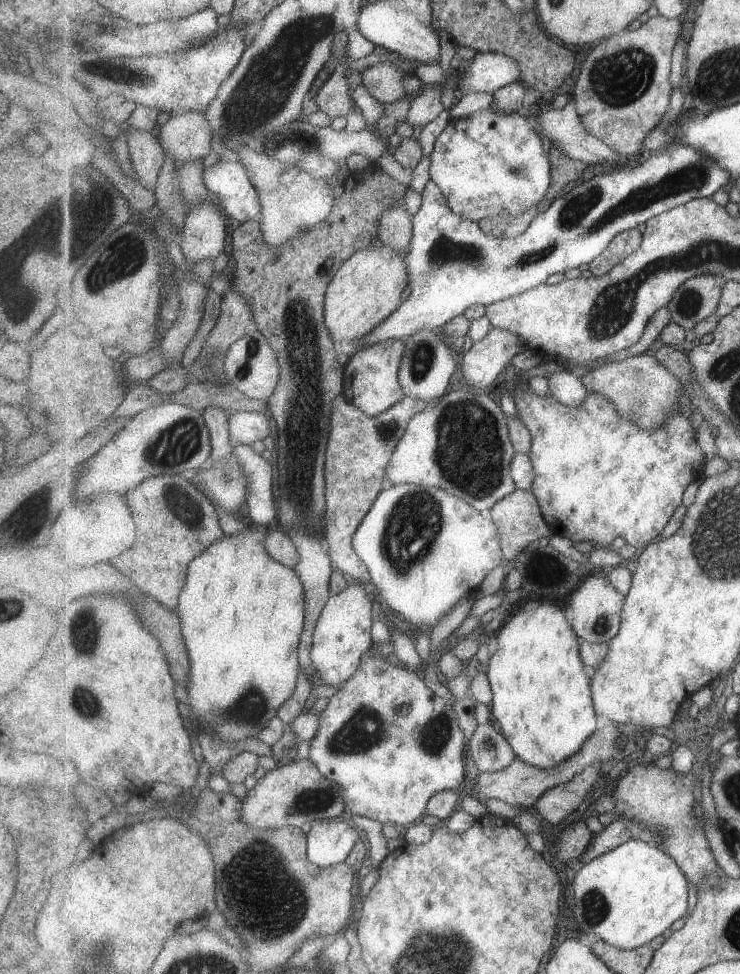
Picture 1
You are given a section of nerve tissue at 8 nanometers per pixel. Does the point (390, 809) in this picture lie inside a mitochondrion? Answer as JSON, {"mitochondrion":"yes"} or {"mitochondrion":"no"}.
{"mitochondrion":"no"}

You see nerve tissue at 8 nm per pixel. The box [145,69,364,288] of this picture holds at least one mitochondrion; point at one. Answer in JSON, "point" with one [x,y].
{"point":[283,138]}

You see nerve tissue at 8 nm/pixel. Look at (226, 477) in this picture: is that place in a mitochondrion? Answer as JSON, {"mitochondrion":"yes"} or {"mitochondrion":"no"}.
{"mitochondrion":"yes"}

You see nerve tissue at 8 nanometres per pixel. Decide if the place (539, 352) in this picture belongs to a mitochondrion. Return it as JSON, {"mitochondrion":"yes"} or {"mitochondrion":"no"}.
{"mitochondrion":"no"}

